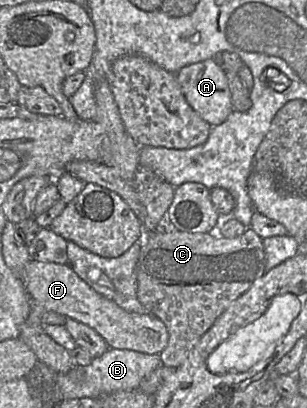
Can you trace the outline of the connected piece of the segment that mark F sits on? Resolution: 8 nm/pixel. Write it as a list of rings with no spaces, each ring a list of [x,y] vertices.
[[[30,260],[23,268],[20,279],[31,301],[31,312],[26,321],[31,326],[42,325],[41,319],[45,312],[55,312],[95,330],[109,349],[159,355],[168,344],[168,330],[161,320],[148,312],[137,314],[123,310],[92,289],[69,264]]]

